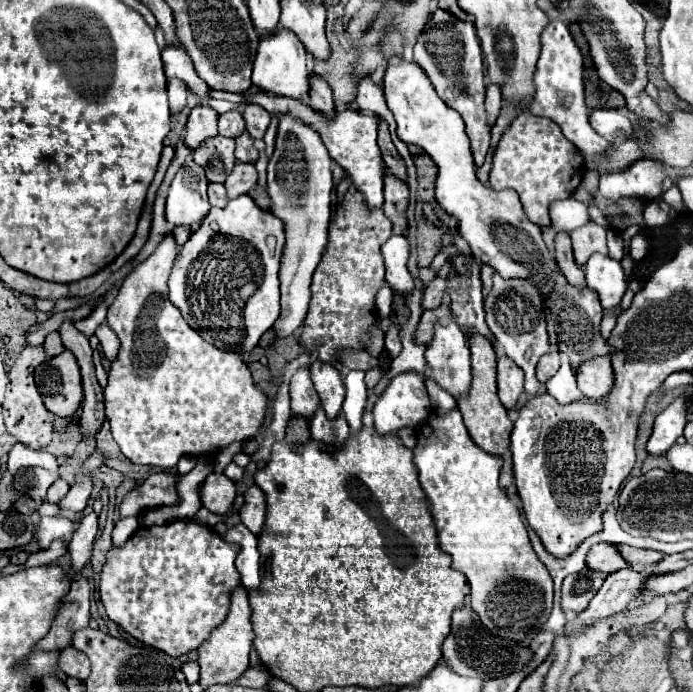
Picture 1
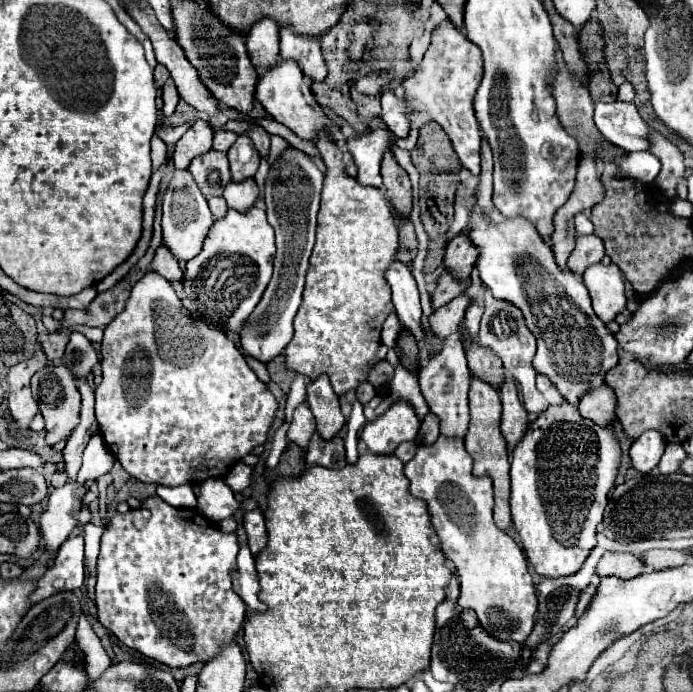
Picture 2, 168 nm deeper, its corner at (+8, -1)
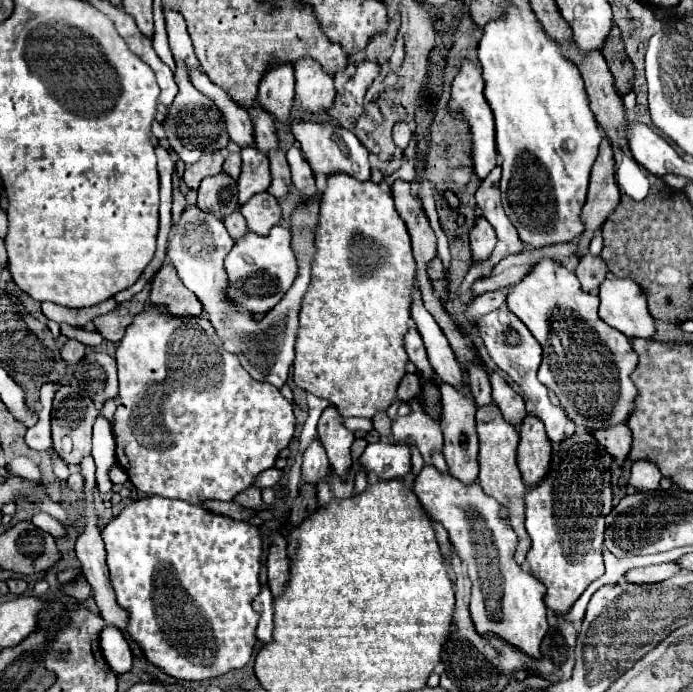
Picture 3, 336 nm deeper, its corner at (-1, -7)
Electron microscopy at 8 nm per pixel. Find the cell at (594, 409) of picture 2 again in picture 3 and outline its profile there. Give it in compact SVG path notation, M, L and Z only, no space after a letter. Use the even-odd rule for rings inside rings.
M619 424L615 428L607 428L607 430L597 430L593 434L601 448L607 450L607 454L613 456L613 460L621 466L631 450L631 430L627 428L627 424Z

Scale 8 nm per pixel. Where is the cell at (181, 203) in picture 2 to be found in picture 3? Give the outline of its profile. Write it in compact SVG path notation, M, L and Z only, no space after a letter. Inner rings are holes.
M313 196L305 206L295 210L291 218L291 234L293 234L293 250L297 252L299 260L299 276L291 290L285 294L285 298L265 314L265 318L257 320L249 312L243 312L243 308L235 308L227 300L227 272L223 266L223 260L227 252L233 248L235 240L225 230L223 222L209 216L207 212L201 212L197 206L187 208L179 220L177 226L173 226L169 236L169 258L181 278L181 282L199 298L203 304L203 310L207 312L207 320L215 328L217 336L223 342L223 348L227 352L237 354L241 366L249 372L251 378L259 382L269 382L277 388L281 388L287 382L289 368L295 358L295 334L299 324L299 308L301 300L309 286L309 274L311 274L311 260L315 254L315 228L319 222L319 196Z

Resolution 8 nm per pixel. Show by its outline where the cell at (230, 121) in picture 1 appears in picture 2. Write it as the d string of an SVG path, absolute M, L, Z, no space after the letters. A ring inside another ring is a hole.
M214 130L214 150L222 150L228 152L228 148L232 146L232 142L238 138L236 132L232 130Z

